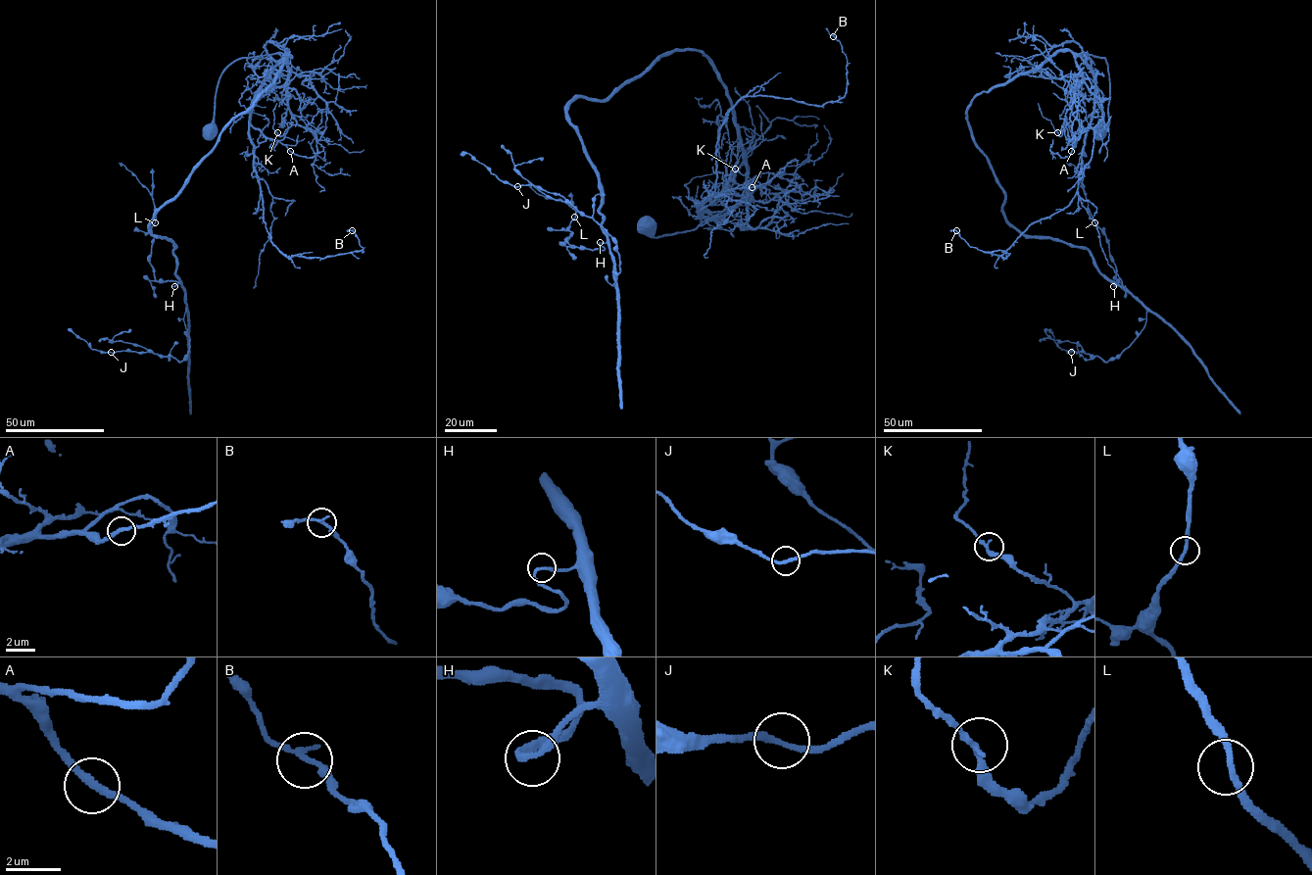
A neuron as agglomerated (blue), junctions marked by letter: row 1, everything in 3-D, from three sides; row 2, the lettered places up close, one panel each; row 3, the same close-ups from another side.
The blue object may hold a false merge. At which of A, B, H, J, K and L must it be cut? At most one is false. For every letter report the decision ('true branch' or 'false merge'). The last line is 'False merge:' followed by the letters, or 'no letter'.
A: true branch
B: true branch
H: true branch
J: true branch
K: true branch
L: true branch
False merge: no letter

